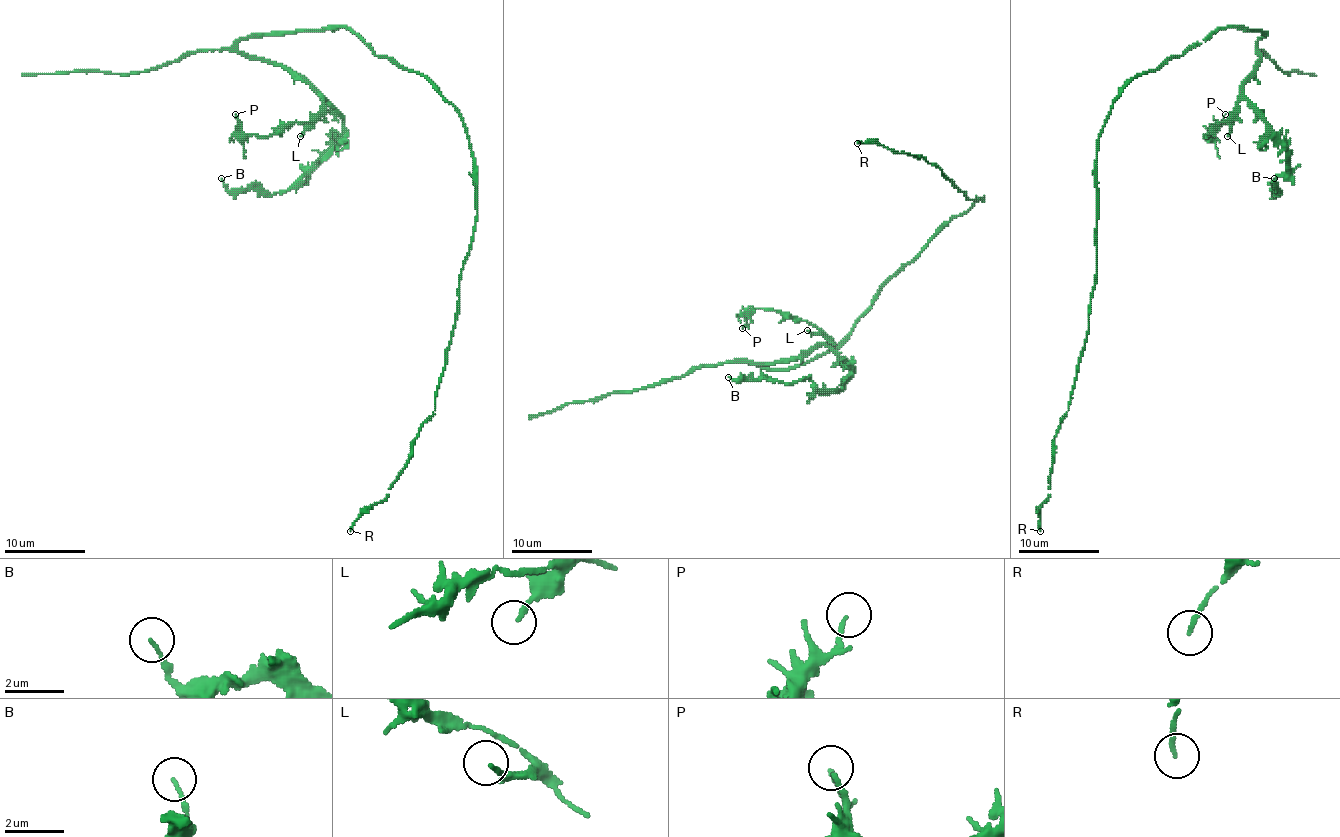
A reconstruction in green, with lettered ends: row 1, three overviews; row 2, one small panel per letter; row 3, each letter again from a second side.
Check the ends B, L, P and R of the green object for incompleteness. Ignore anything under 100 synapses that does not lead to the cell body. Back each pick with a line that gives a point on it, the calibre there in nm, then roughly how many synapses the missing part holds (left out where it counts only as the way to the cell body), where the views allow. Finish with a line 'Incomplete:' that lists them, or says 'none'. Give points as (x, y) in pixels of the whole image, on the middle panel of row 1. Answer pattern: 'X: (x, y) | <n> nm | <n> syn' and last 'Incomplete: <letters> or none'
Incomplete: none

